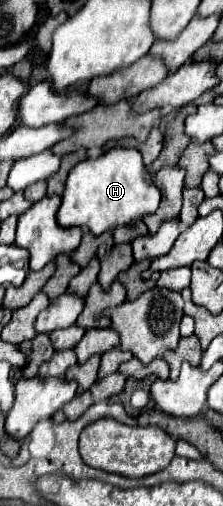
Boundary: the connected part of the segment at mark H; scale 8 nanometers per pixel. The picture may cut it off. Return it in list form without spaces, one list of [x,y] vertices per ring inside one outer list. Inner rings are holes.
[[[116,147],[104,151],[96,159],[84,159],[76,163],[66,179],[62,205],[58,211],[58,223],[62,227],[78,225],[94,235],[112,231],[120,225],[128,225],[134,219],[154,213],[160,203],[160,191],[154,185],[154,177],[142,163],[142,155],[136,149]]]

